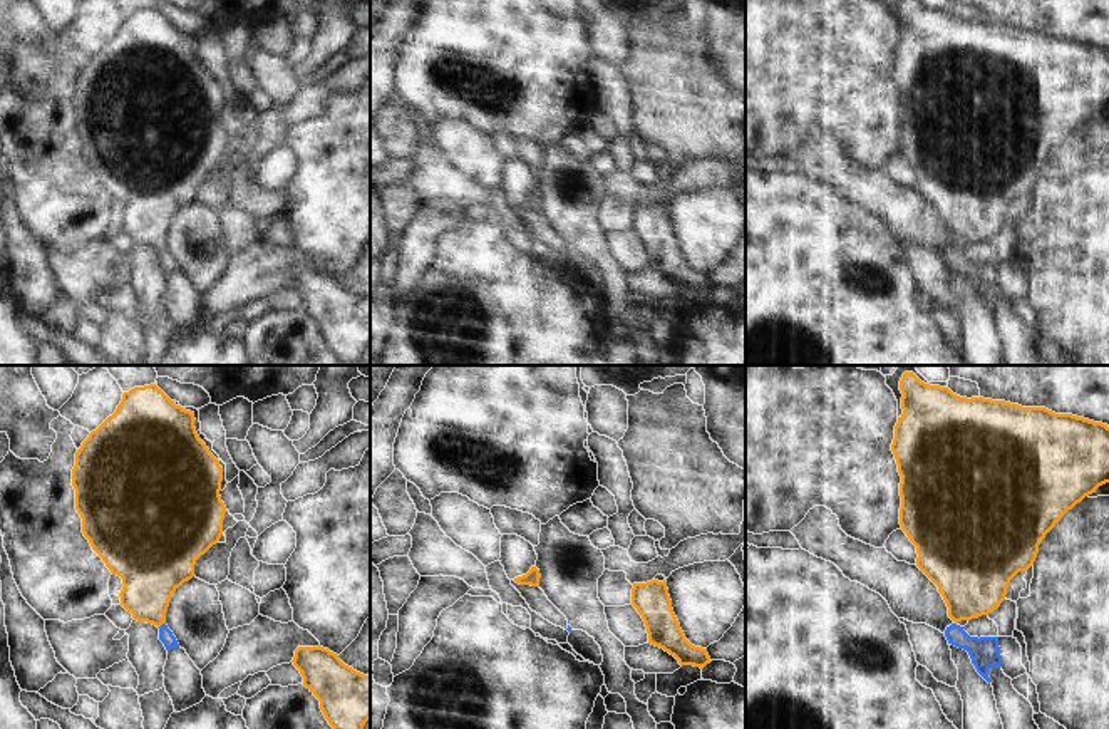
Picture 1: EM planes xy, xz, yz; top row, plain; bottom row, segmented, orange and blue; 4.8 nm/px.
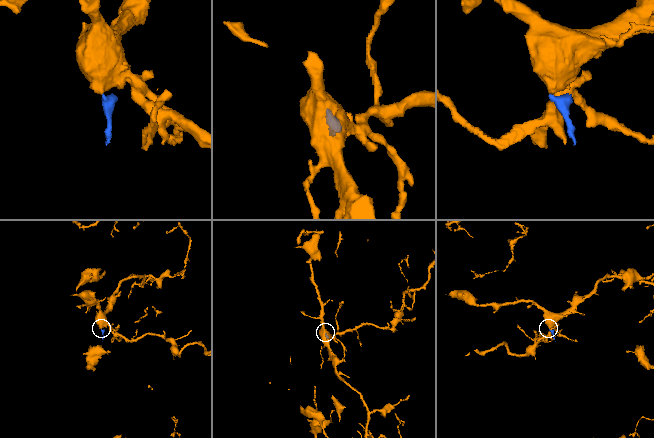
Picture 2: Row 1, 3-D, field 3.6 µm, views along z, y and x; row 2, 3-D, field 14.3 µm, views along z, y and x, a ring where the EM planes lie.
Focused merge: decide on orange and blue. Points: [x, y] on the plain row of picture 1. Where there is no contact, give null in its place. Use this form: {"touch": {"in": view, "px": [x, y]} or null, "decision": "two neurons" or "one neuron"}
{"touch": {"in": "xy", "px": [161, 248]}, "decision": "one neuron"}

